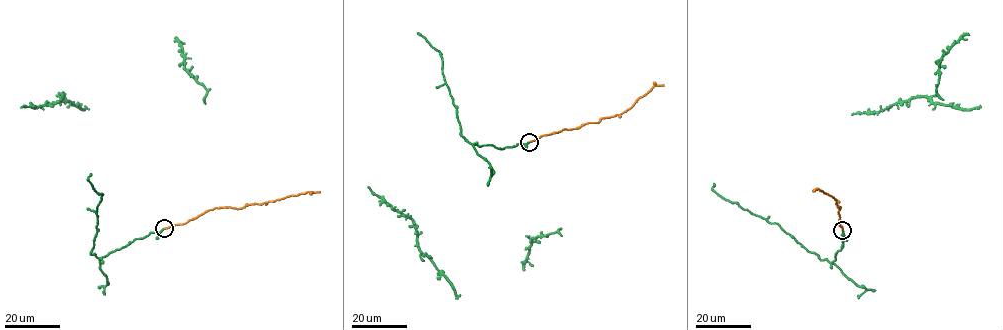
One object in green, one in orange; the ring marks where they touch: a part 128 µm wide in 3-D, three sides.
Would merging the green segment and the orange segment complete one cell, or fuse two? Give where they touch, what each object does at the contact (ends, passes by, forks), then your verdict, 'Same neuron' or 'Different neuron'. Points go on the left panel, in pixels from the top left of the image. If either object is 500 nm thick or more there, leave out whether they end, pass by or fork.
Place: (164, 228). At the ring green ends. At the ring orange ends. Same neuron

